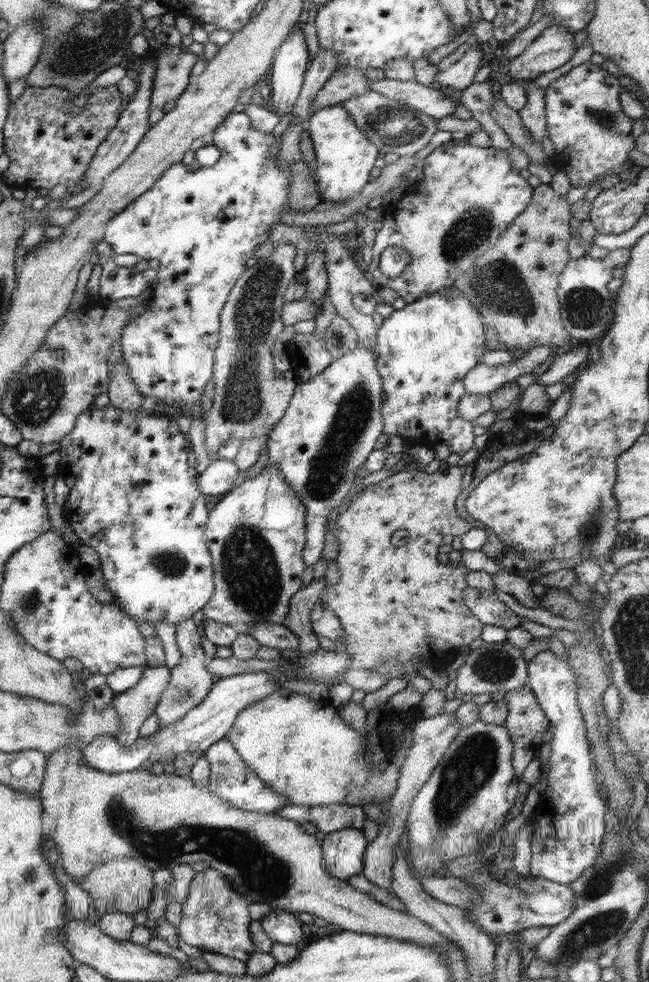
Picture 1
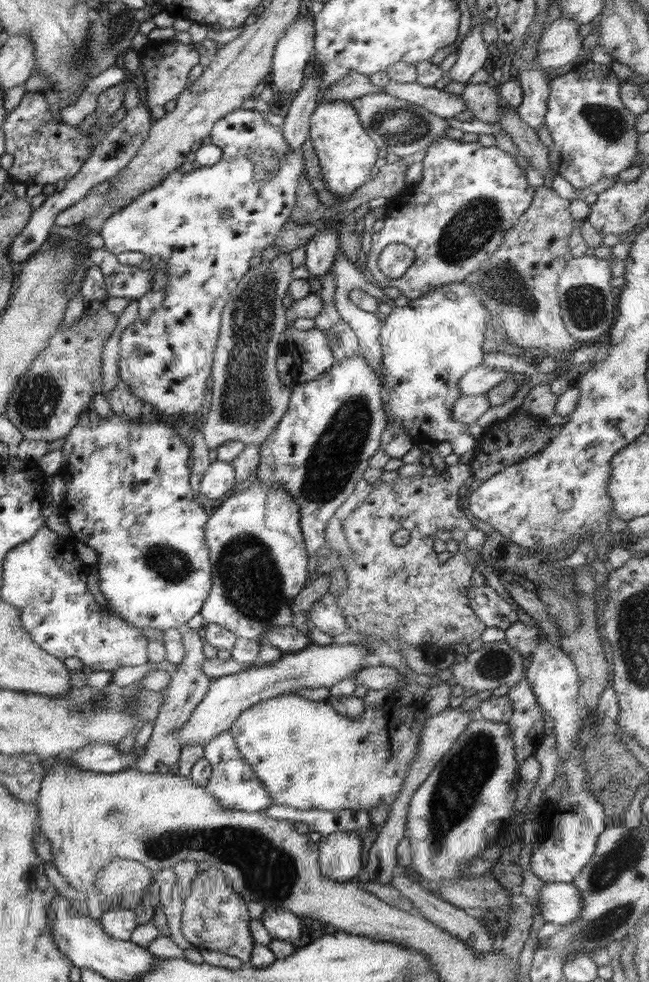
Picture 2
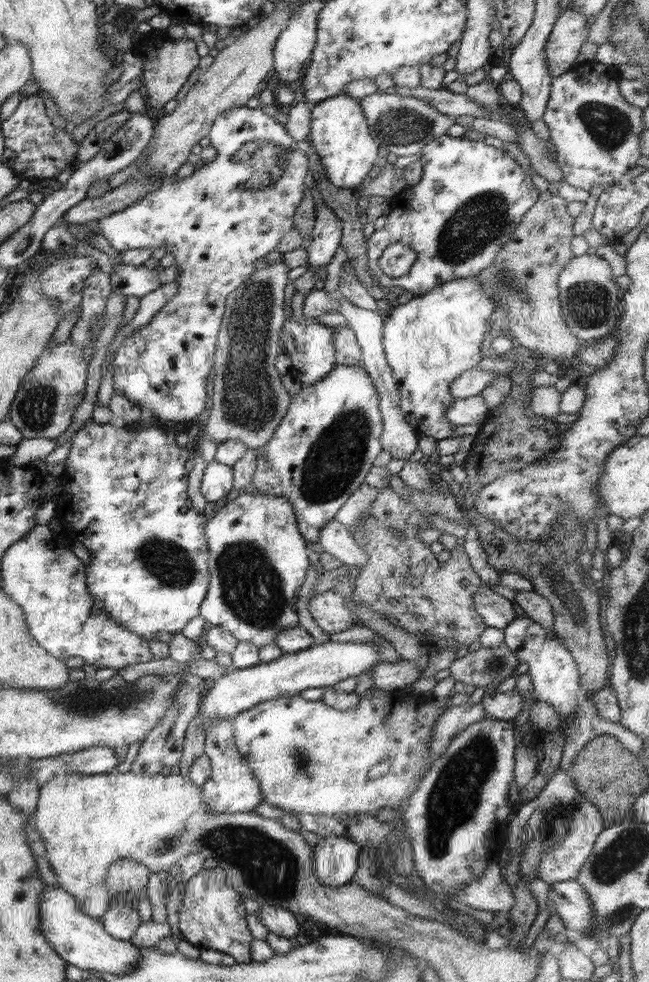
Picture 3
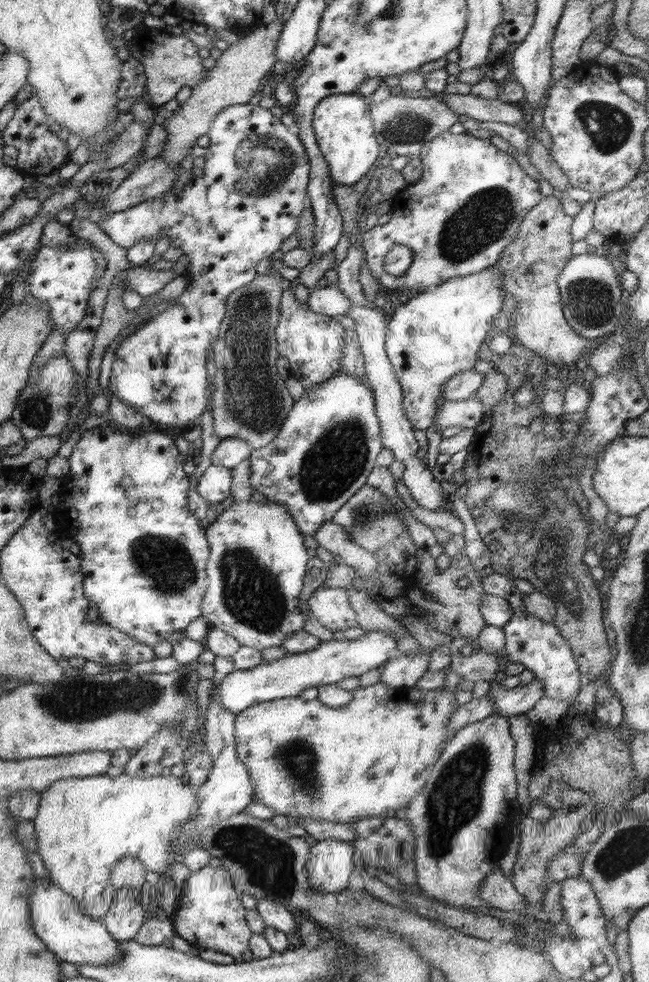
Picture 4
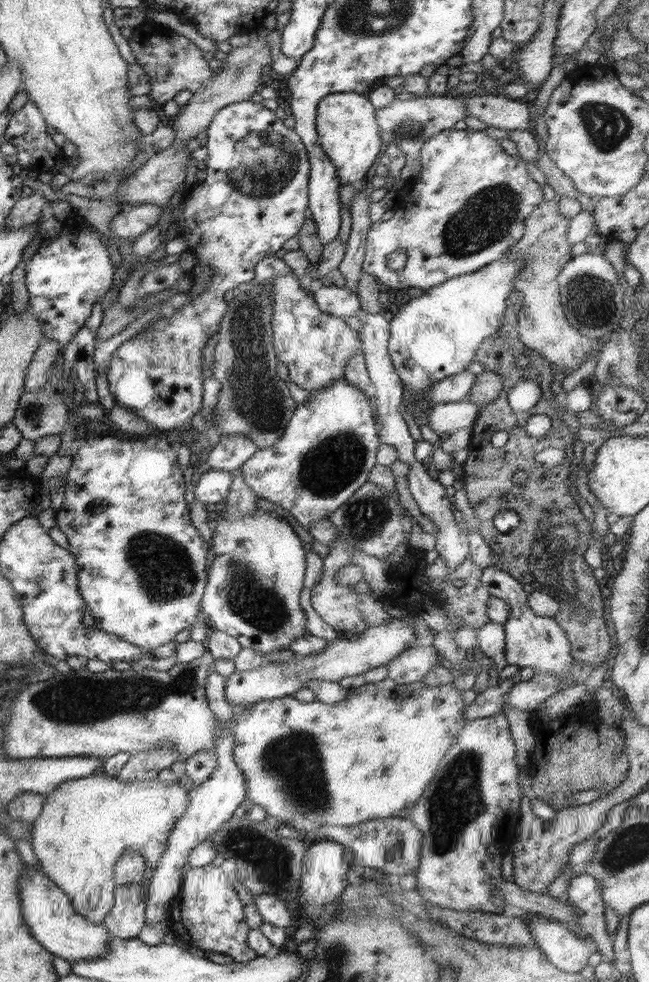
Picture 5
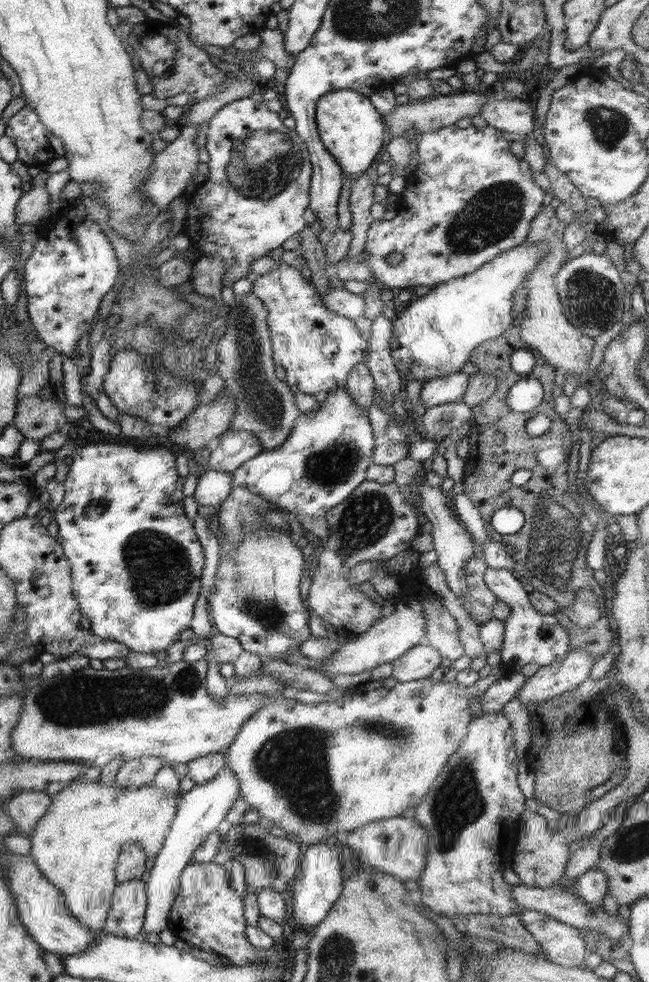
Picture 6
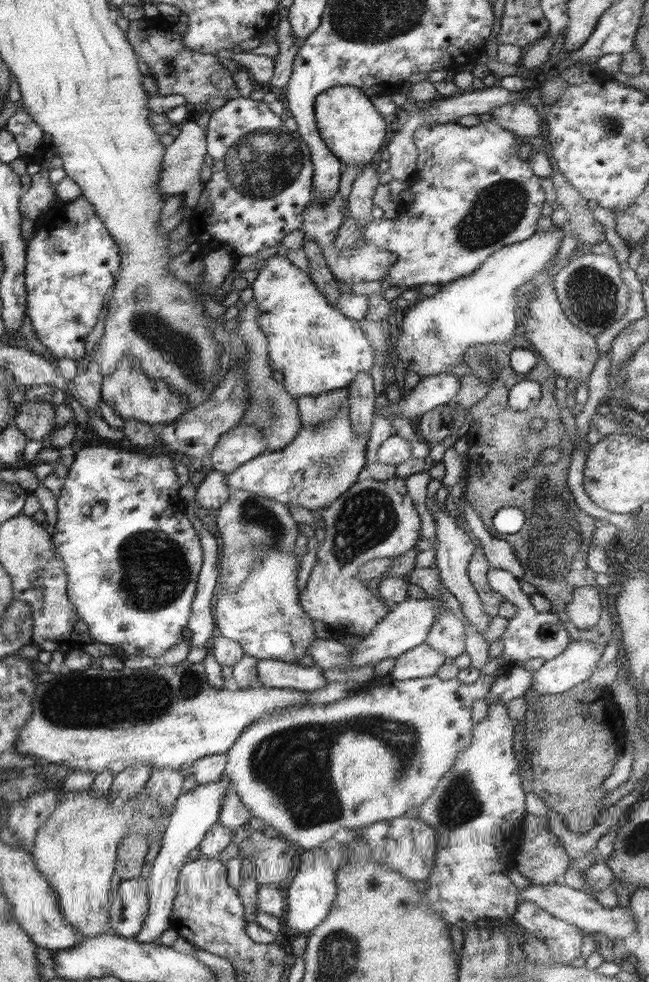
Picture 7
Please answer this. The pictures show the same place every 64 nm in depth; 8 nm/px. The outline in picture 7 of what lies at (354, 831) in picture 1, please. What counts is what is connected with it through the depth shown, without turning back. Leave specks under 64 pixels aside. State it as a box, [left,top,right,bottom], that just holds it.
[285,847,336,935]

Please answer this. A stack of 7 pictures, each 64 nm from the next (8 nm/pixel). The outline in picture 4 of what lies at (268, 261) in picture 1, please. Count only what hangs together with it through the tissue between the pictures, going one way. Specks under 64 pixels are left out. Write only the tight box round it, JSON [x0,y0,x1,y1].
[210,273,295,450]

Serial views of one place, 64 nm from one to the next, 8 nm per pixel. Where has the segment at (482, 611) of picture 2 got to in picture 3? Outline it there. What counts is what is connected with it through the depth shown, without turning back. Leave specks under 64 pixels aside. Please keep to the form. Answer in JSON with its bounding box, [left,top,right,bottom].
[471,587,517,629]

